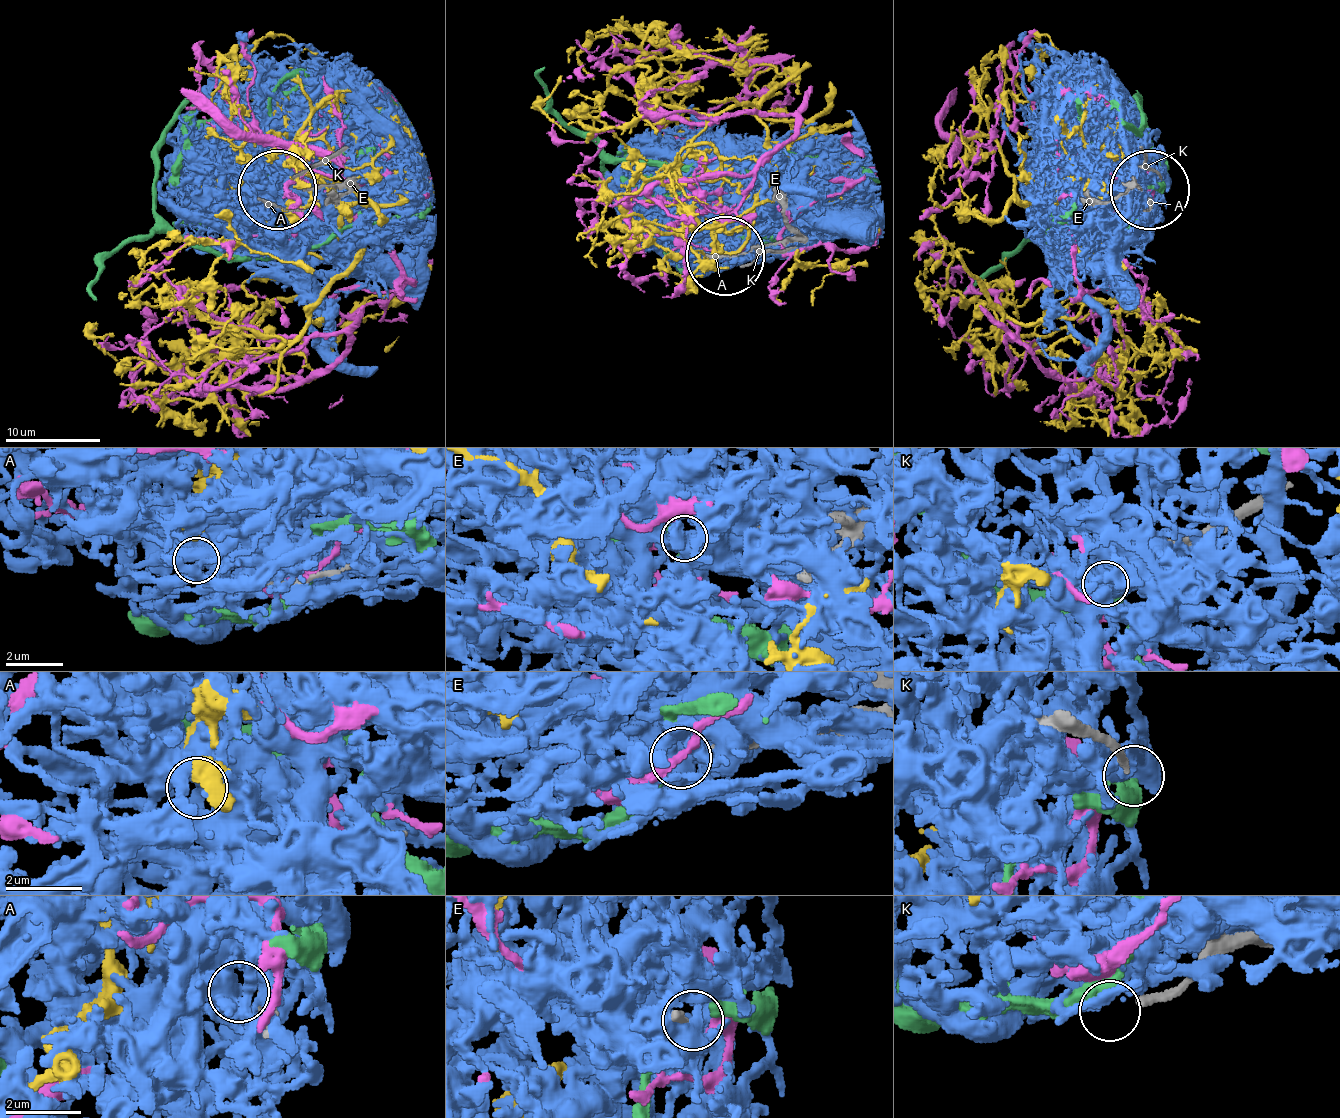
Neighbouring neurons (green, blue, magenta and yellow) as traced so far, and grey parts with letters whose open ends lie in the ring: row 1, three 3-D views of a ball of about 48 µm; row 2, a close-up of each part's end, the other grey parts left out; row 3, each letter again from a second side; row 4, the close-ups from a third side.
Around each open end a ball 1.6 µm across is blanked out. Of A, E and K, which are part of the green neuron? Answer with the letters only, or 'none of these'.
E

